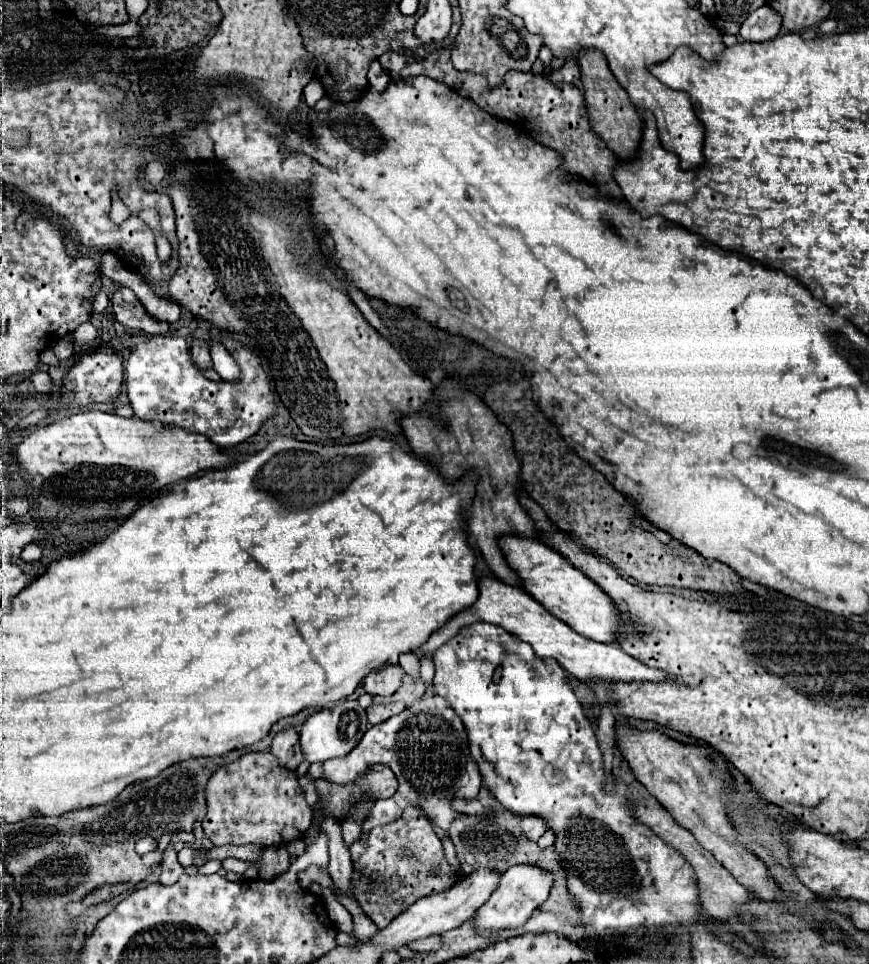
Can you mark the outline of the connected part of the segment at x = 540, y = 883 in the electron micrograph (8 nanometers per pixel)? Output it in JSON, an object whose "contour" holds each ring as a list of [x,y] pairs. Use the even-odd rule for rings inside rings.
{"contour":[[[519,864],[519,866],[511,866],[507,872],[503,872],[499,876],[499,886],[493,890],[493,894],[489,896],[489,900],[477,910],[477,914],[469,920],[477,934],[481,936],[489,936],[489,934],[497,934],[505,928],[517,928],[523,926],[533,910],[547,900],[549,890],[553,884],[553,876],[539,868],[539,866],[529,866],[529,864]]]}

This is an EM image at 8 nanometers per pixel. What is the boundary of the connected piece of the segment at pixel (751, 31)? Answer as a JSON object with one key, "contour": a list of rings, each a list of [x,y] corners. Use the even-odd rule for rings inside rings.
{"contour":[[[763,6],[763,8],[757,8],[743,24],[741,24],[741,30],[739,30],[739,36],[743,40],[749,40],[749,42],[757,42],[757,40],[771,40],[779,34],[779,28],[781,28],[781,16],[769,8],[769,6]]]}

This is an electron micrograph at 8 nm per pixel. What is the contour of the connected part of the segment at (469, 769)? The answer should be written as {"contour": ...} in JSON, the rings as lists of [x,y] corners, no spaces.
{"contour":[[[439,696],[423,698],[409,706],[405,712],[377,726],[371,726],[351,754],[323,762],[323,778],[341,786],[355,784],[375,764],[389,766],[399,782],[399,788],[391,798],[373,800],[369,814],[361,822],[363,832],[397,820],[407,806],[421,808],[427,814],[431,826],[449,830],[449,824],[459,816],[451,802],[455,798],[473,800],[481,788],[481,776],[469,754],[463,722]]]}

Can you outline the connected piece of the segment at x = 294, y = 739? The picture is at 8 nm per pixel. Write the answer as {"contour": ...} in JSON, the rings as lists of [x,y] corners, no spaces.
{"contour":[[[295,728],[281,730],[273,738],[271,752],[275,754],[275,758],[279,760],[281,766],[285,766],[287,770],[295,770],[303,762],[303,754],[301,754],[301,746],[299,746],[299,734],[295,732]]]}

